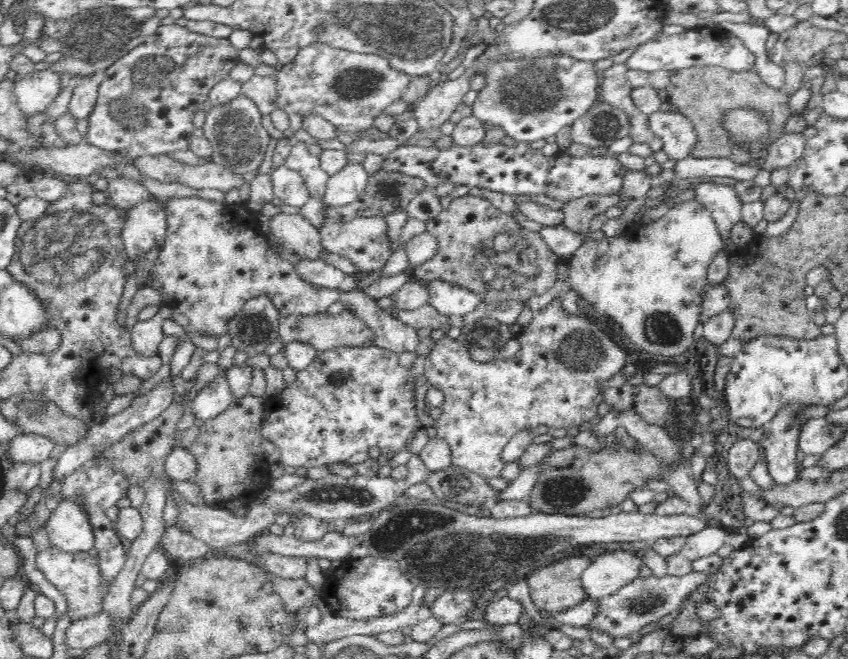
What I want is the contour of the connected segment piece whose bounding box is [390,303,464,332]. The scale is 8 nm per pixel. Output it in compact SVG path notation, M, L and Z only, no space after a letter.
M429 303L414 311L396 311L394 307L391 306L390 308L395 318L399 318L401 322L412 326L415 330L430 328L430 330L448 332L448 330L464 326L462 318L441 314L438 309Z

